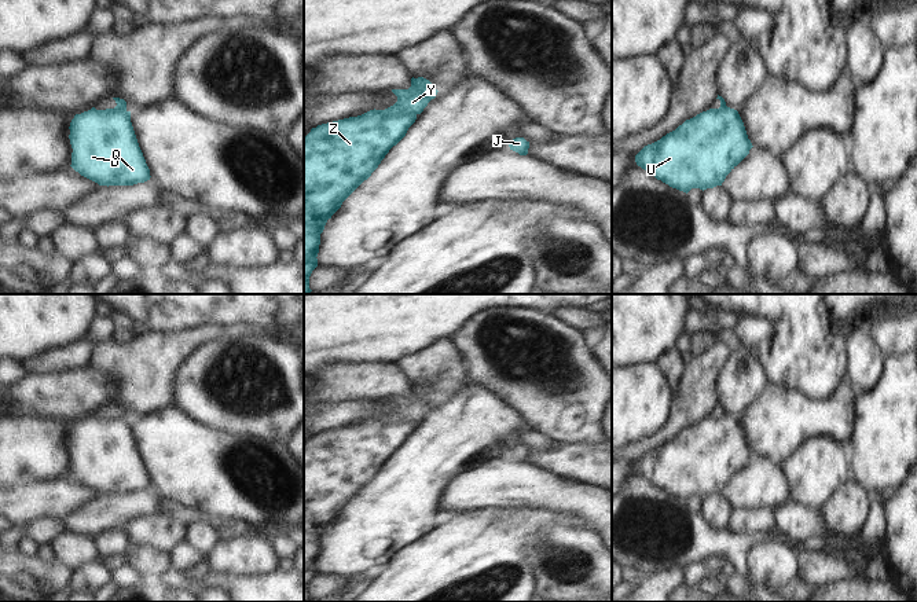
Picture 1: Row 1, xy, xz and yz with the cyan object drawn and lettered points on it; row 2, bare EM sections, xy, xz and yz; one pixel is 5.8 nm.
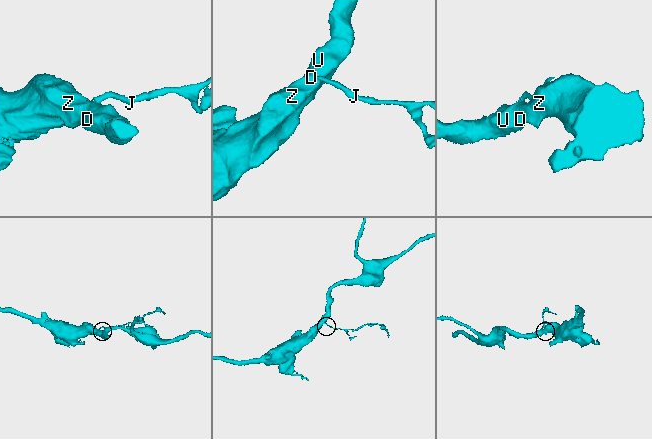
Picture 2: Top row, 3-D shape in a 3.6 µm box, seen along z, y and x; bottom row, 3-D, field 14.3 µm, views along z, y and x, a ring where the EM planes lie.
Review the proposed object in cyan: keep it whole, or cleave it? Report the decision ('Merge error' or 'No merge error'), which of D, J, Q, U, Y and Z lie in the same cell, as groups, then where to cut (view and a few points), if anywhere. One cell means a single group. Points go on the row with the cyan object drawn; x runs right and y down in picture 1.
Merge error. Groups: D Q U Y Z / J. Split along xy (106, 109), (125, 112)

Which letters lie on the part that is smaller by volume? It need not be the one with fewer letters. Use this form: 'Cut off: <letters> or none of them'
Cut off: J

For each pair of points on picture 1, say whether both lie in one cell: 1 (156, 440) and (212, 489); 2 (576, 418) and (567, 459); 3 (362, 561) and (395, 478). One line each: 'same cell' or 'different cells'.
1: same cell
2: different cells
3: same cell

